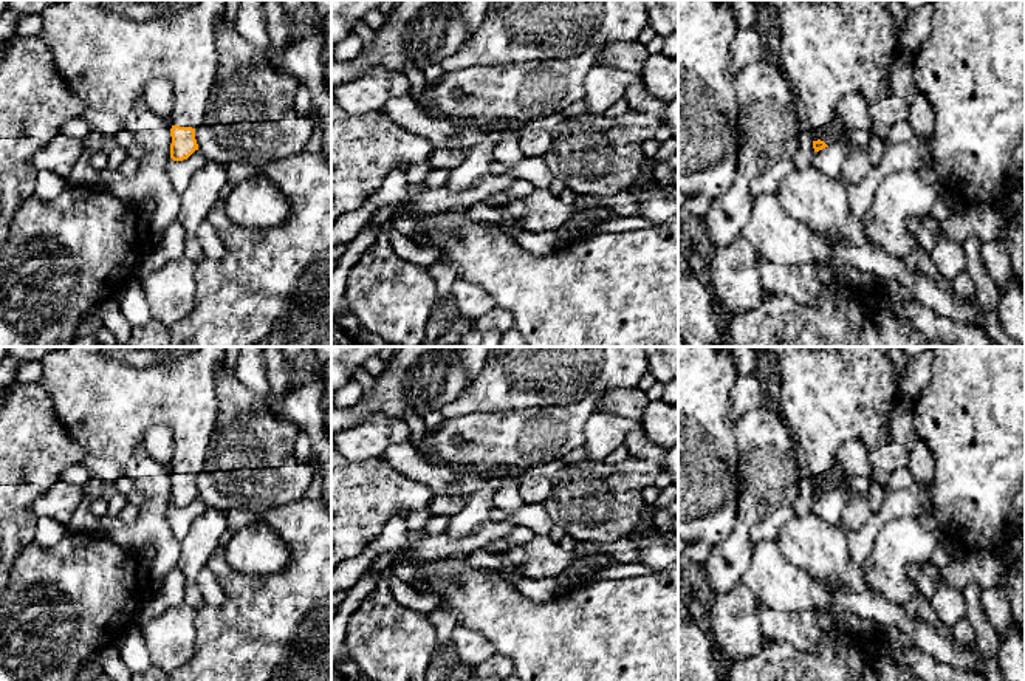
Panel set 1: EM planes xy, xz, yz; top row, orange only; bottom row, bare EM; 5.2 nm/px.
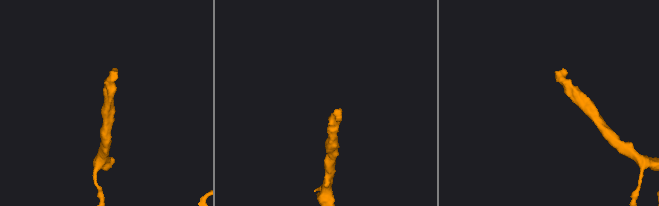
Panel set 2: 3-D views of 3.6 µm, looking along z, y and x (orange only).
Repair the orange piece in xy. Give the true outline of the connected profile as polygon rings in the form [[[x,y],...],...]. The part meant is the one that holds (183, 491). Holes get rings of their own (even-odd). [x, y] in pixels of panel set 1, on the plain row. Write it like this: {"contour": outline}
{"contour": [[[65,347],[42,359],[42,378],[37,381],[51,399],[60,424],[70,438],[85,452],[111,458],[125,466],[142,444],[146,430],[164,424],[172,430],[173,458],[170,463],[170,505],[187,506],[198,491],[195,475],[203,469],[217,421],[217,371],[226,358],[228,347]]]}

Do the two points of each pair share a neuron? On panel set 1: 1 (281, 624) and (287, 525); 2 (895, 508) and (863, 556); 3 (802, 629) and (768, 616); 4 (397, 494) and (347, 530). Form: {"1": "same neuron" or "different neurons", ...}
{"1": "same neuron", "2": "same neuron", "3": "same neuron", "4": "same neuron"}

